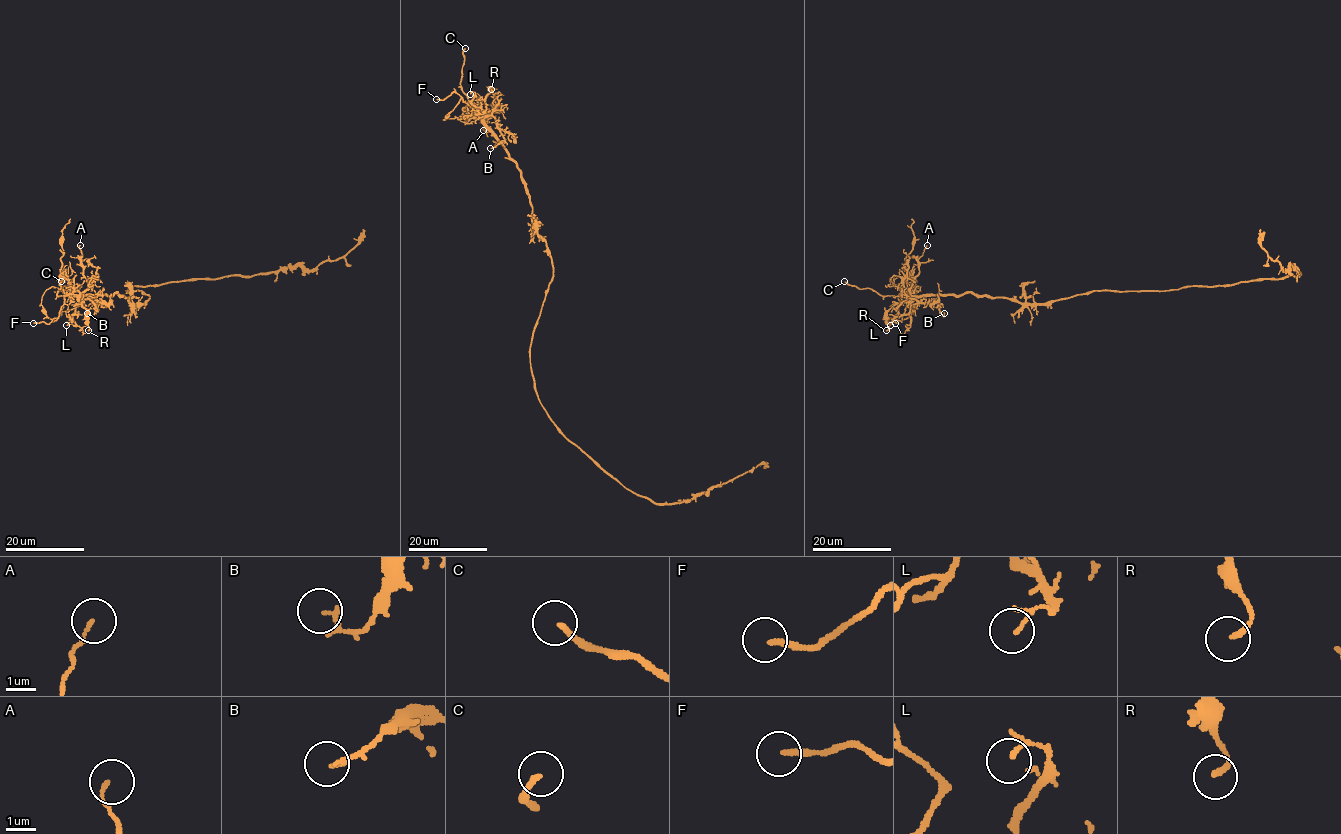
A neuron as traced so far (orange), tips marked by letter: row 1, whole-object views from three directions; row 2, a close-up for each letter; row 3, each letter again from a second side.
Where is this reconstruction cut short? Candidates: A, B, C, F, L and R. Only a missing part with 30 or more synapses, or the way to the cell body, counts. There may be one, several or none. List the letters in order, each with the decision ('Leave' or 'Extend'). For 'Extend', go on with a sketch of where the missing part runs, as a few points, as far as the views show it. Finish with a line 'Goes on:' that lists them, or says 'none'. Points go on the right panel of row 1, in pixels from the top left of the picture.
A: Leave
B: Leave
C: Extend
F: Leave
L: Leave
R: Leave
Goes on: C

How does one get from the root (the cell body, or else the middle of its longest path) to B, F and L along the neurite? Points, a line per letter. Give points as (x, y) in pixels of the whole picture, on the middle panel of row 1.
B: (530, 347), (552, 263), (534, 223), (522, 171), (485, 123), (489, 116), (504, 139), (490, 148)
F: (530, 347), (553, 269), (546, 243), (533, 221), (522, 171), (472, 103), (467, 104), (455, 92), (436, 99)
L: (530, 347), (552, 263), (534, 223), (522, 171), (472, 103), (475, 93), (470, 94)

